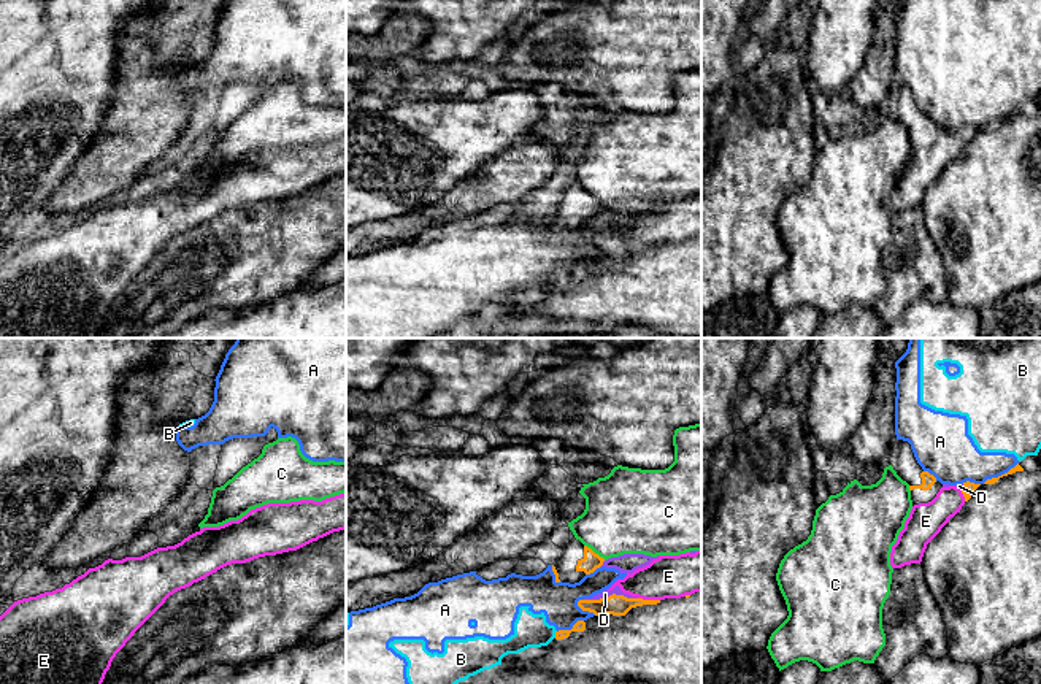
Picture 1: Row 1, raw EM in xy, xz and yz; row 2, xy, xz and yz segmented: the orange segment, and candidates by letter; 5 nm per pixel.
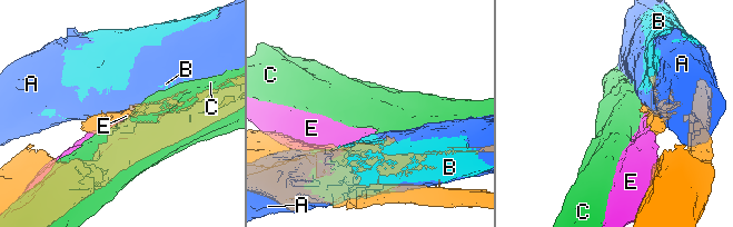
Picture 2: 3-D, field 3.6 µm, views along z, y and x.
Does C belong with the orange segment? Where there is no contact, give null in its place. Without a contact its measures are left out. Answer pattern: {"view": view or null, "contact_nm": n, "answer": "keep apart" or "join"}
{"view": "xz", "contact_nm": 130, "answer": "keep apart"}

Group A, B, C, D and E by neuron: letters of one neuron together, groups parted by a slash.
A B / C / D E

